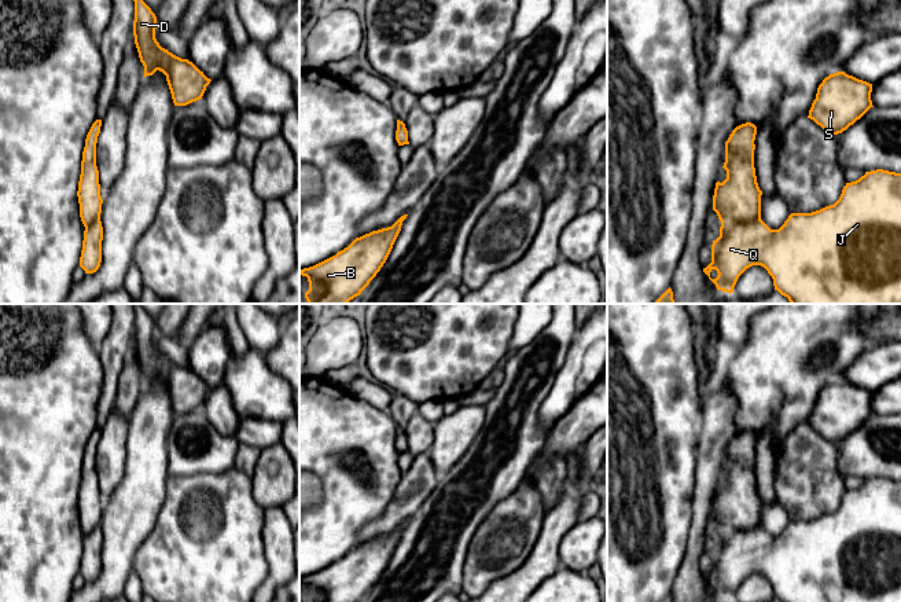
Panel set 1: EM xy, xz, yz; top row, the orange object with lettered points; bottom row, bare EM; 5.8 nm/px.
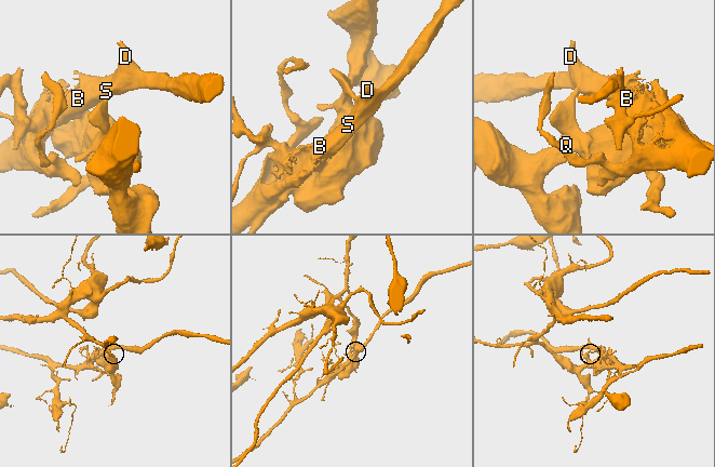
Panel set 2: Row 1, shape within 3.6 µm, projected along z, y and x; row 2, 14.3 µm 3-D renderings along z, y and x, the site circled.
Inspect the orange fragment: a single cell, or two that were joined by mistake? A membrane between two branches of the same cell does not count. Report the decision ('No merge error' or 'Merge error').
Merge error

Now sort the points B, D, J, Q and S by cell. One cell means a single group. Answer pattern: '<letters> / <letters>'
B D S / J Q

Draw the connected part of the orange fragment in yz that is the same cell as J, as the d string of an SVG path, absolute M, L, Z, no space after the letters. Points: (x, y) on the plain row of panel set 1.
M743 440L735 441L725 449L727 487L716 491L713 503L713 518L717 521L721 535L720 544L711 553L711 570L703 576L703 580L716 592L717 598L733 601L739 584L753 573L764 575L773 587L775 598L780 602L901 602L901 481L876 477L865 480L858 488L846 491L839 507L830 514L812 521L791 521L779 537L771 537L761 528L761 503L762 499L757 492L754 476L754 451L747 448Z

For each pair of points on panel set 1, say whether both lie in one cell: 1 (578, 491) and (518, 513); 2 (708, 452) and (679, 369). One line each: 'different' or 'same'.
1: different
2: different

